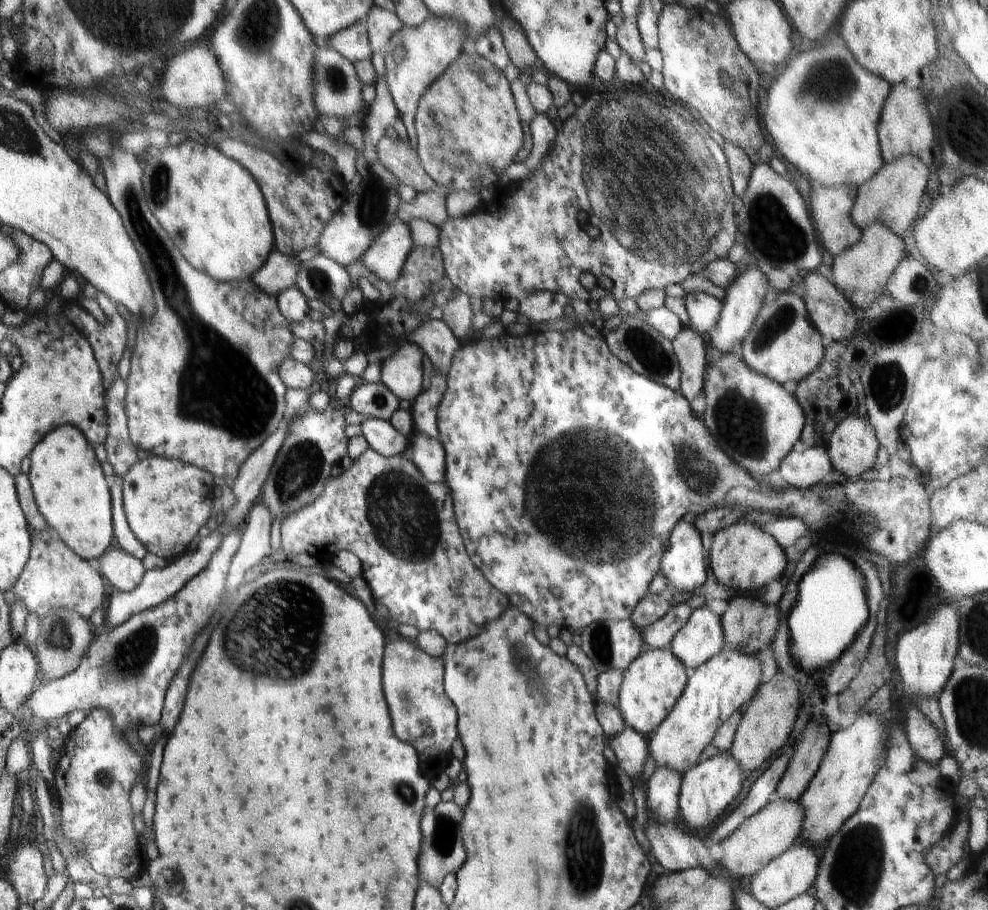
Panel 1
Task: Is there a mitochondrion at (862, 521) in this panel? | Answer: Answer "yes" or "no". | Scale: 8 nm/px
yes

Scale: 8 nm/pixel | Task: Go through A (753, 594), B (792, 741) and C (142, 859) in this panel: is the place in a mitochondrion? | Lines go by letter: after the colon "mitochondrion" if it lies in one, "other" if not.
A: other
B: other
C: other

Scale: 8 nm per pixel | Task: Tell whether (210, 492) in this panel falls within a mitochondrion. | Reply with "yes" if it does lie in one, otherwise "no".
no

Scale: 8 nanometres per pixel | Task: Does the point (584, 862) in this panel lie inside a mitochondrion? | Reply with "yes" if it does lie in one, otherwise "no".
yes

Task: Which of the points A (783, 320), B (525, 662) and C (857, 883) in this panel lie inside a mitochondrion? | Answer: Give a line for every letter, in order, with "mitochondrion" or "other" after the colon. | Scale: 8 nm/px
A: mitochondrion
B: mitochondrion
C: mitochondrion

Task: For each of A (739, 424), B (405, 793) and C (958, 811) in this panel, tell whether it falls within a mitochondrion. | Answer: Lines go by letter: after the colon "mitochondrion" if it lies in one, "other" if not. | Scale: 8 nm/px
A: mitochondrion
B: mitochondrion
C: other

